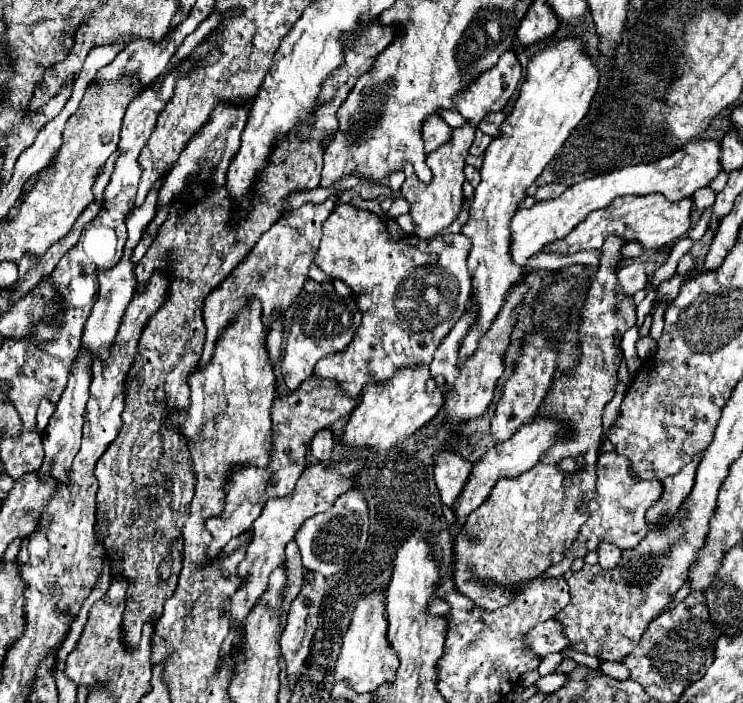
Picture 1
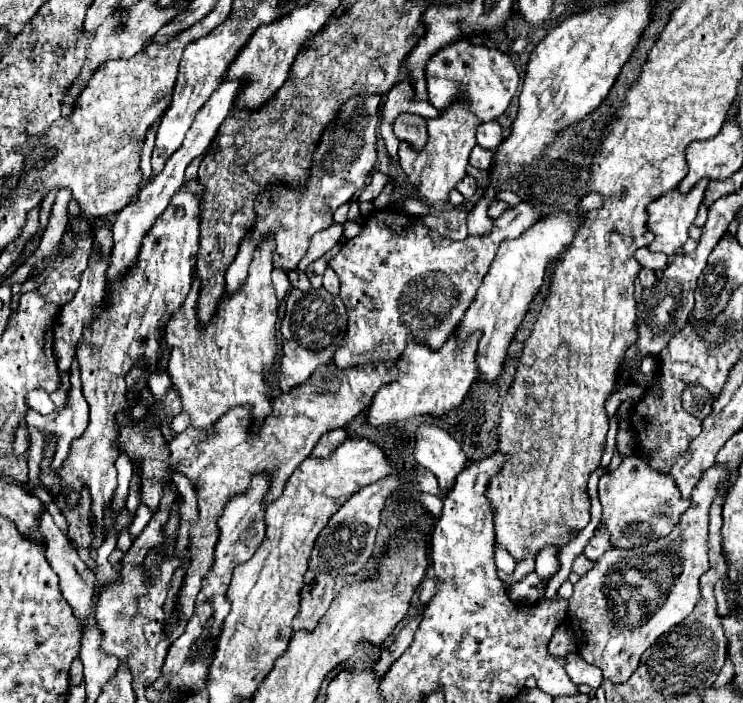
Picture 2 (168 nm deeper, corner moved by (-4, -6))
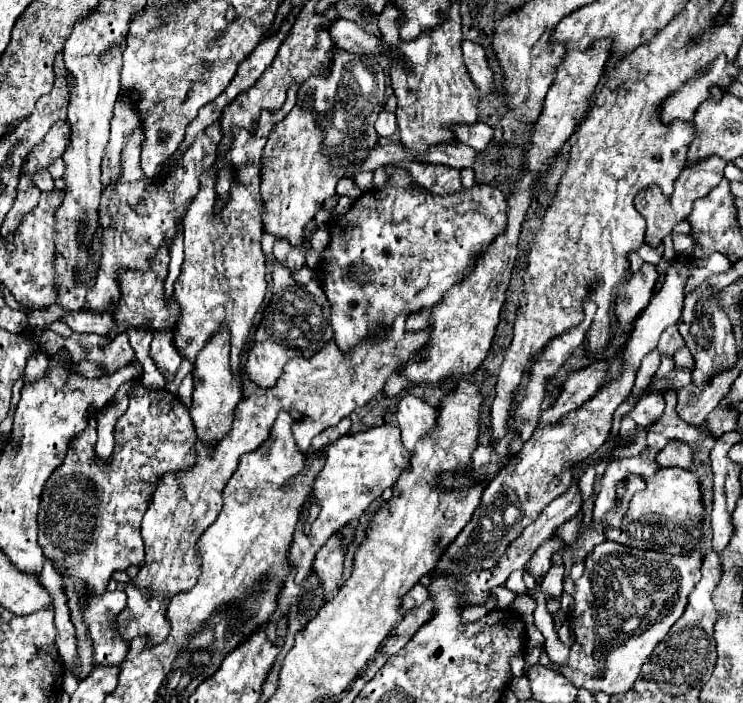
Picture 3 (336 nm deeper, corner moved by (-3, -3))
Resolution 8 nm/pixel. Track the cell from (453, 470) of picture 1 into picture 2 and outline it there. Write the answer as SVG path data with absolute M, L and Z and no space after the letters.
M418 426L414 436L414 458L418 464L434 472L442 490L454 486L456 476L466 464L460 444L438 426Z

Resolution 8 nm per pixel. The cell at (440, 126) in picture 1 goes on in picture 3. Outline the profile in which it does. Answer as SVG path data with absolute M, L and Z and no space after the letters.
M381 111L377 121L375 121L375 129L381 137L393 137L397 133L397 121L395 115L389 111Z

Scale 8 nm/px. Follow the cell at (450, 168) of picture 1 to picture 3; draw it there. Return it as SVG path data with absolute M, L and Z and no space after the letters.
M387 3L379 17L379 29L383 33L383 41L397 47L405 57L405 61L391 63L391 83L399 101L395 115L399 123L401 145L419 155L425 155L433 145L455 143L455 125L479 121L479 95L463 67L461 17L457 3L451 5L449 19L443 25L425 31L425 35L411 43L403 43L399 39L395 25L397 19L399 11Z

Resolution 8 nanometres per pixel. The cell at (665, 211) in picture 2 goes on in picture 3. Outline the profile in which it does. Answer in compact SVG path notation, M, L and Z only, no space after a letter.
M707 159L707 163L695 163L691 167L685 167L683 175L679 175L679 179L675 181L675 191L671 197L665 197L659 187L647 187L636 195L635 208L647 221L647 239L645 239L647 245L657 247L663 241L663 237L673 233L673 229L679 221L687 219L687 215L691 213L693 201L701 199L713 187L719 185L719 181L723 179L723 167L725 165L727 163L723 163L723 159Z

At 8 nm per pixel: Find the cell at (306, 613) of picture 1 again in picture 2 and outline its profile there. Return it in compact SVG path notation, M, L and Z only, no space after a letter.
M308 570L306 584L300 592L302 604L300 612L294 618L294 632L296 630L314 630L320 618L328 612L336 594L336 582L330 574L322 574L316 570Z

